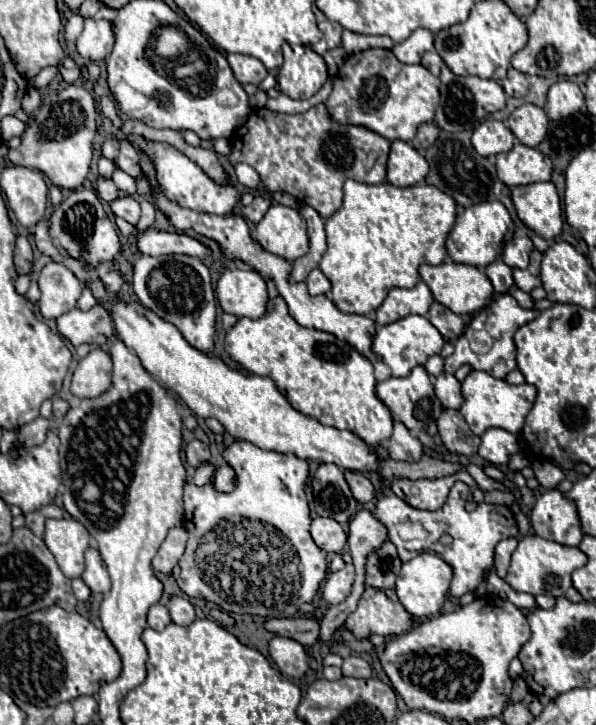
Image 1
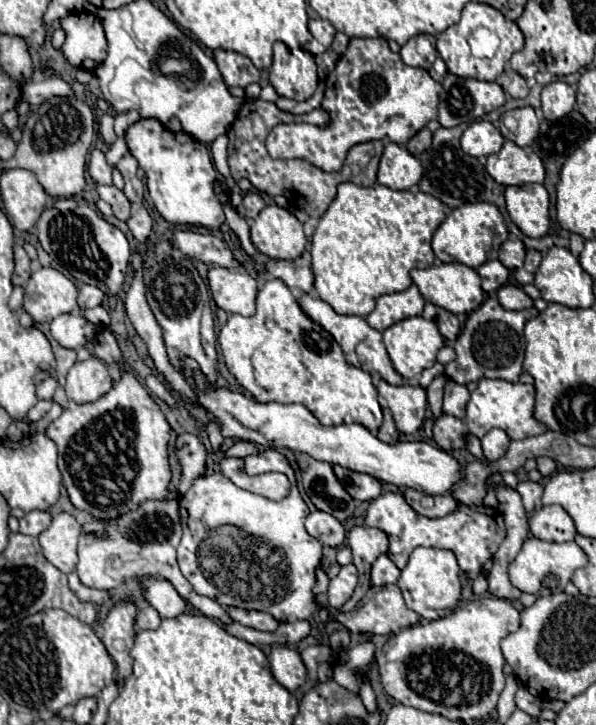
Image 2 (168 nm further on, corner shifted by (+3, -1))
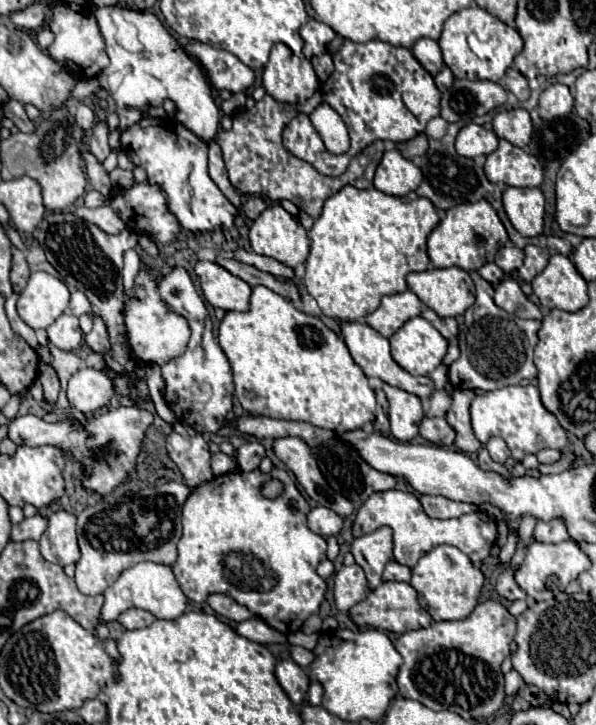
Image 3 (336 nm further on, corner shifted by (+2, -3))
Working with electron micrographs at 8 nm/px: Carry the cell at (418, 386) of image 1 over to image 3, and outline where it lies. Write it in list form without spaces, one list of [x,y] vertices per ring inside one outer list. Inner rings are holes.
[[[382,384],[382,390],[386,392],[390,404],[388,418],[390,418],[392,436],[400,442],[412,440],[418,434],[418,424],[424,418],[420,398],[388,384]]]

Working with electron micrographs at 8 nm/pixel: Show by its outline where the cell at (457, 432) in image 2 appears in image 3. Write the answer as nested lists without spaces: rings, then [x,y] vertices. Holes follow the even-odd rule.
[[[424,418],[420,422],[420,436],[438,446],[454,446],[456,432],[444,418]]]

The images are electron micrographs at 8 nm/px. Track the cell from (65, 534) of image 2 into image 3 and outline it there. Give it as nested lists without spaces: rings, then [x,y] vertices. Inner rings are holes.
[[[58,510],[48,518],[48,528],[40,538],[40,552],[48,562],[66,566],[80,560],[76,544],[76,516]]]

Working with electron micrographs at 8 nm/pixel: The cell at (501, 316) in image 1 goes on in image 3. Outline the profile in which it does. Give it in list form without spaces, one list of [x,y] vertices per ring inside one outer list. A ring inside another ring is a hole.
[[[474,270],[470,272],[470,276],[476,286],[476,302],[464,314],[464,330],[460,330],[460,336],[458,336],[460,358],[456,362],[452,362],[448,368],[450,384],[460,390],[494,390],[494,388],[502,388],[502,386],[510,386],[510,384],[520,384],[522,380],[532,380],[536,376],[536,366],[532,360],[534,346],[538,342],[536,332],[542,322],[540,320],[522,320],[514,314],[504,312],[492,300],[492,294],[494,294],[492,286],[486,280],[482,280]]]

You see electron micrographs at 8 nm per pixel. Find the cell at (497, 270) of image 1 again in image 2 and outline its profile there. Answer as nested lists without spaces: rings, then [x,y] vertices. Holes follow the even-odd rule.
[[[489,260],[485,264],[481,264],[481,268],[477,268],[477,274],[481,276],[481,288],[487,294],[493,294],[495,290],[499,290],[503,284],[509,282],[509,270],[499,262],[499,260]]]

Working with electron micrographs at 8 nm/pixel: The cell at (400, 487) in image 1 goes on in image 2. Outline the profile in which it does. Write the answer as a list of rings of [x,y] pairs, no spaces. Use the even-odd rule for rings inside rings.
[[[407,488],[403,492],[403,496],[415,512],[419,512],[421,516],[427,516],[427,518],[447,516],[447,514],[455,512],[459,506],[459,502],[453,500],[451,496],[429,496],[429,494],[411,490],[411,488]]]

